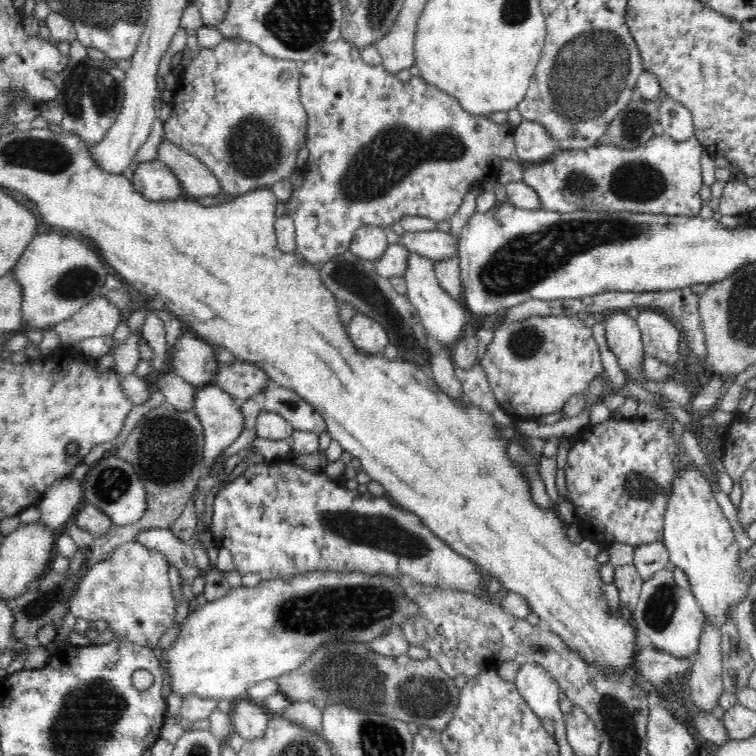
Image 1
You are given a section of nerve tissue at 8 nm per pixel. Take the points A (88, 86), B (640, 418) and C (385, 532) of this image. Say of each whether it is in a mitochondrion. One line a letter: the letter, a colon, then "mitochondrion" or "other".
A: mitochondrion
B: other
C: mitochondrion

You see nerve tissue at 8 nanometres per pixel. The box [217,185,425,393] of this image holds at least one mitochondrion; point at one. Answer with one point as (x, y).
(349, 276)

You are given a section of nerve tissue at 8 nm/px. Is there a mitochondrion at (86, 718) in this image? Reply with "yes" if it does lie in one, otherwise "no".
yes

